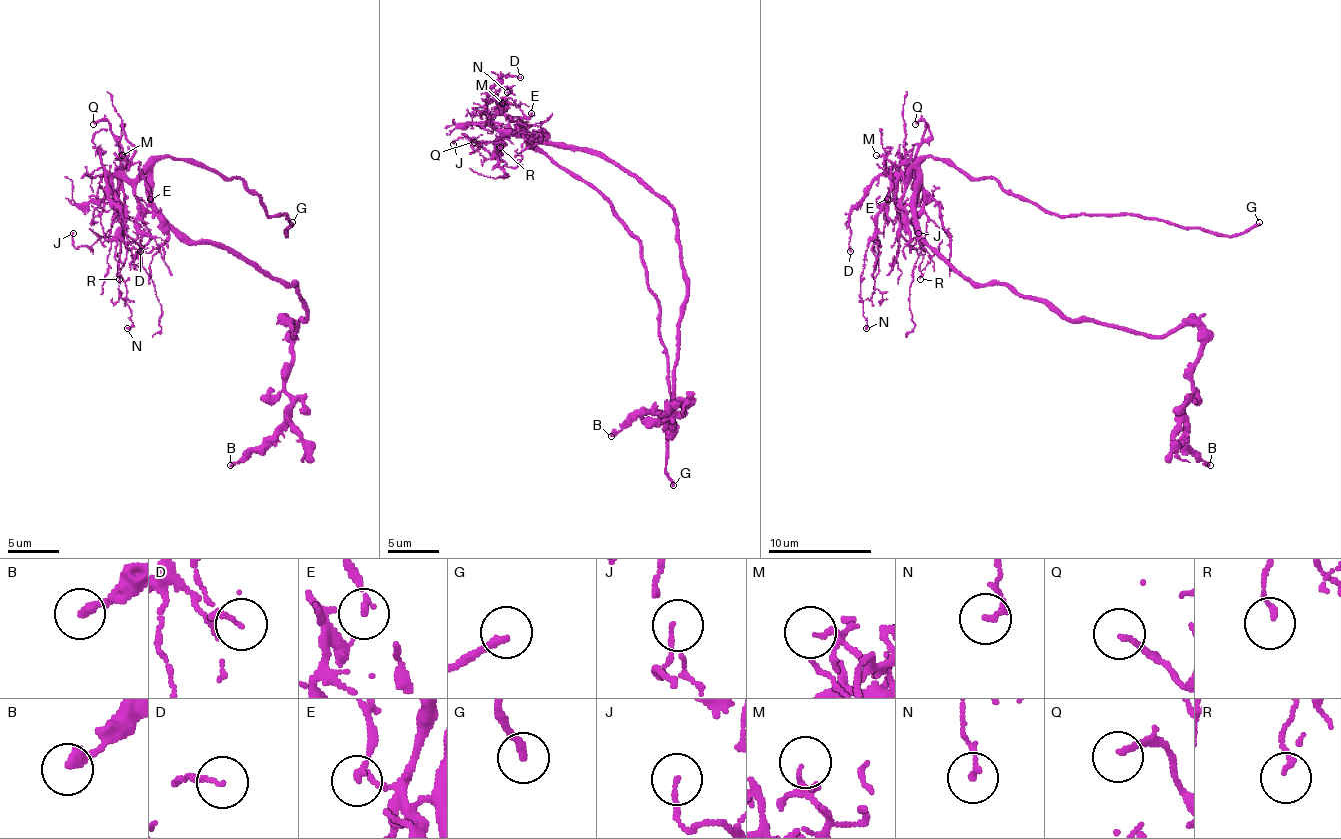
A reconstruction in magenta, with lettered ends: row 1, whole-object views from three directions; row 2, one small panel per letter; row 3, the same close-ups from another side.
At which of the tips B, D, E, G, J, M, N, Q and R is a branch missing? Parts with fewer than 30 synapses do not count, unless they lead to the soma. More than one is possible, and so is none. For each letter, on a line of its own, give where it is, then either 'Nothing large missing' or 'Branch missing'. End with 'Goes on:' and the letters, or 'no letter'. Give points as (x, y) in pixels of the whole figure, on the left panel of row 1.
B: Place: (230, 465). Nothing large missing
D: Place: (140, 251). Nothing large missing
E: Place: (150, 199). Nothing large missing
G: Place: (292, 222). Branch missing
J: Place: (73, 233). Nothing large missing
M: Place: (122, 155). Nothing large missing
N: Place: (127, 328). Nothing large missing
Q: Place: (93, 124). Nothing large missing
R: Place: (119, 279). Nothing large missing
Goes on: G

